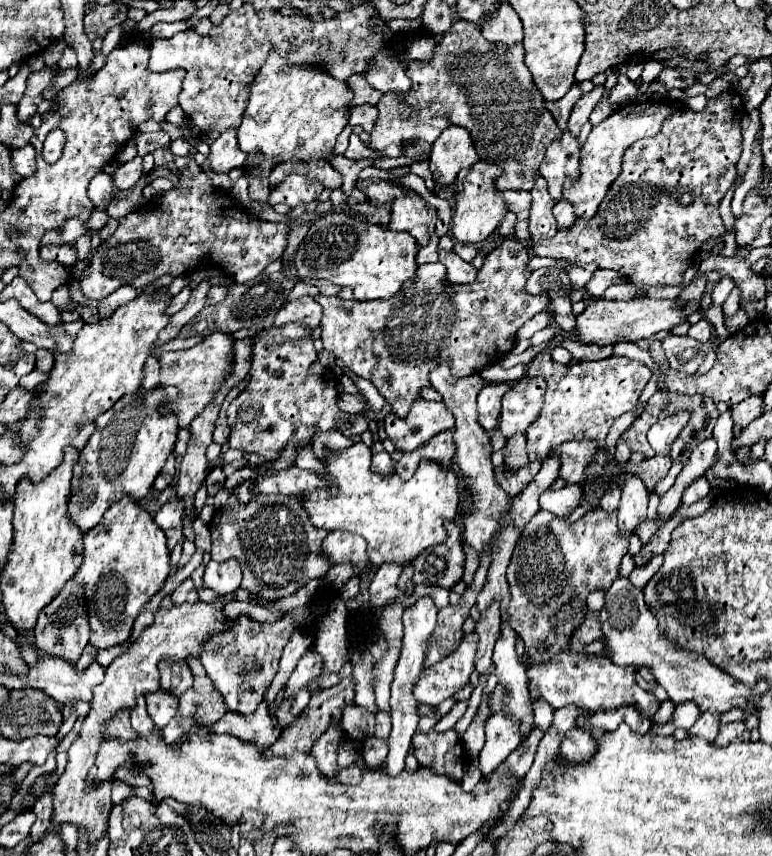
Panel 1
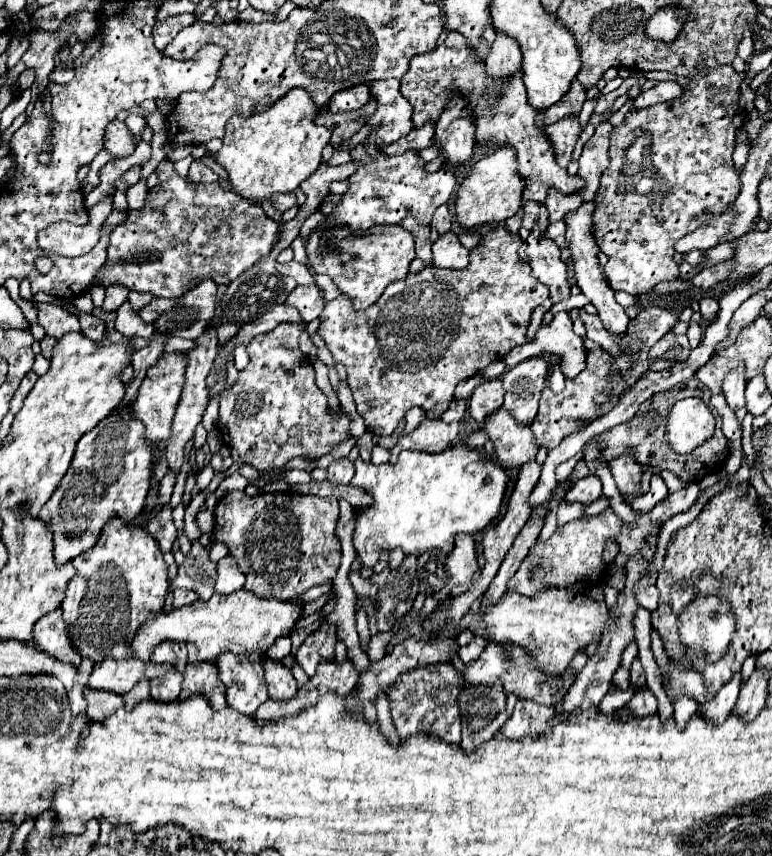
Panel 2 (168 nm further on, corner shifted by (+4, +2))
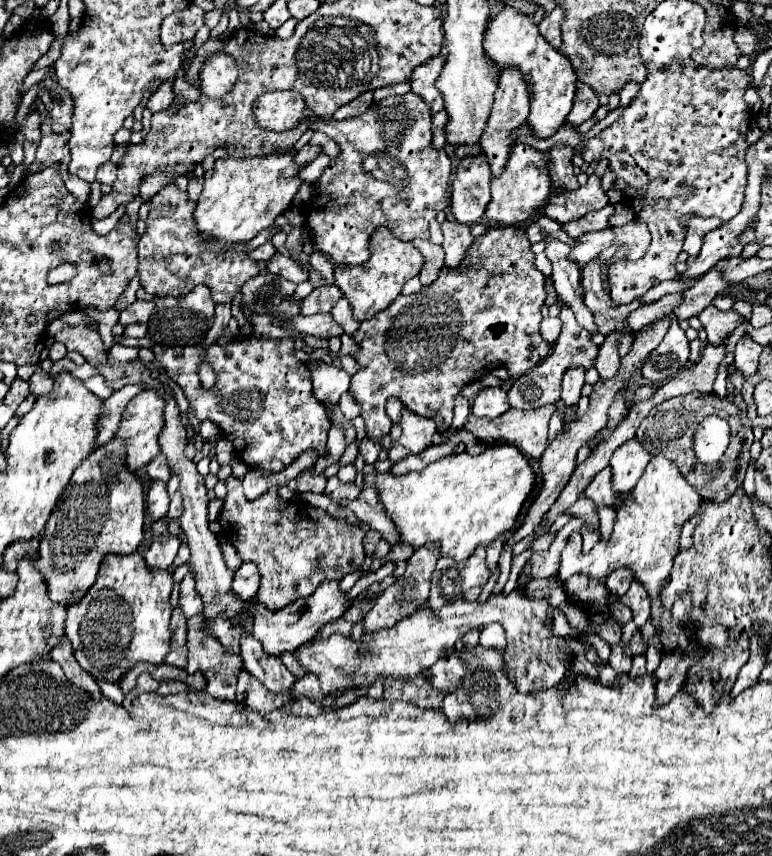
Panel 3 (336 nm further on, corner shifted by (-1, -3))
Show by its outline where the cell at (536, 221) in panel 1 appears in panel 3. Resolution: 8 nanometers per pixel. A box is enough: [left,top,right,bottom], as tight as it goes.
[508,300,598,410]

